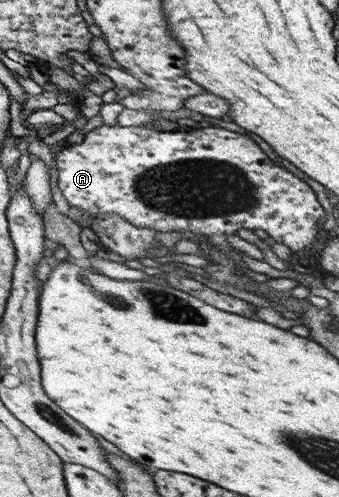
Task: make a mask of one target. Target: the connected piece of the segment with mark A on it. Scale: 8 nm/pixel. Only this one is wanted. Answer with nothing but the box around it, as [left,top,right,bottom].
[52,125,323,253]

